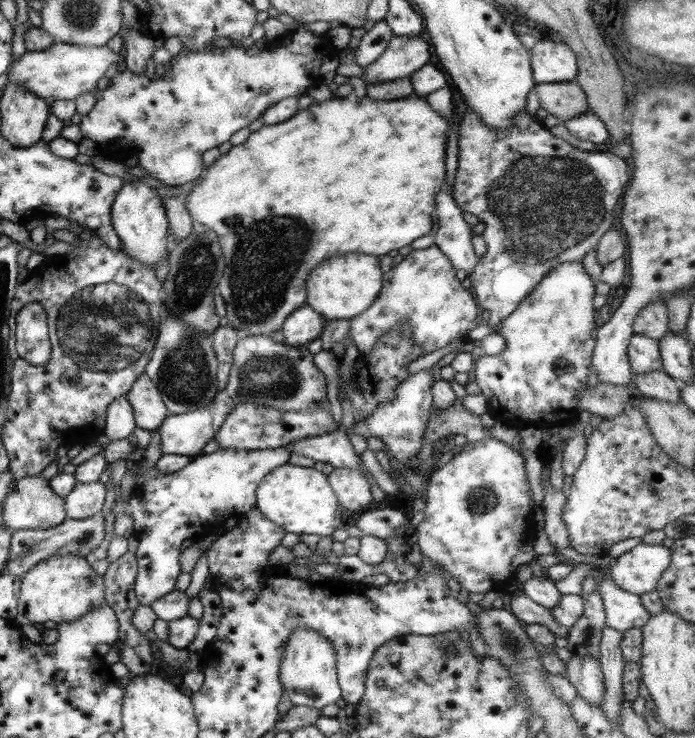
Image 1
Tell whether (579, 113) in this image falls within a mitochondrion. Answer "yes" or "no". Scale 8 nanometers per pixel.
no

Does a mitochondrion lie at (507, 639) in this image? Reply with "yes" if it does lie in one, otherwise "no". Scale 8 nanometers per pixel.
yes

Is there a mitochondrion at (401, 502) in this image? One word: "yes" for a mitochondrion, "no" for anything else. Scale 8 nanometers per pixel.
no

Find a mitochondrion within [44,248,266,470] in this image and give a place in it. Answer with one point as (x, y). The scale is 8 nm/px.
(104, 326)

